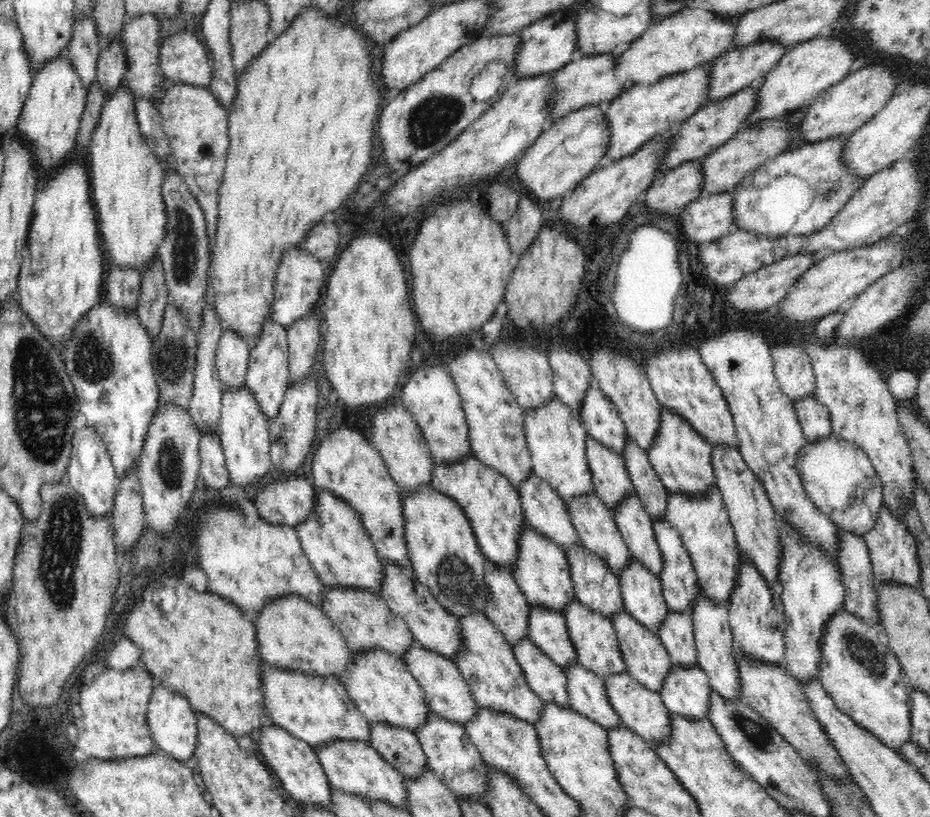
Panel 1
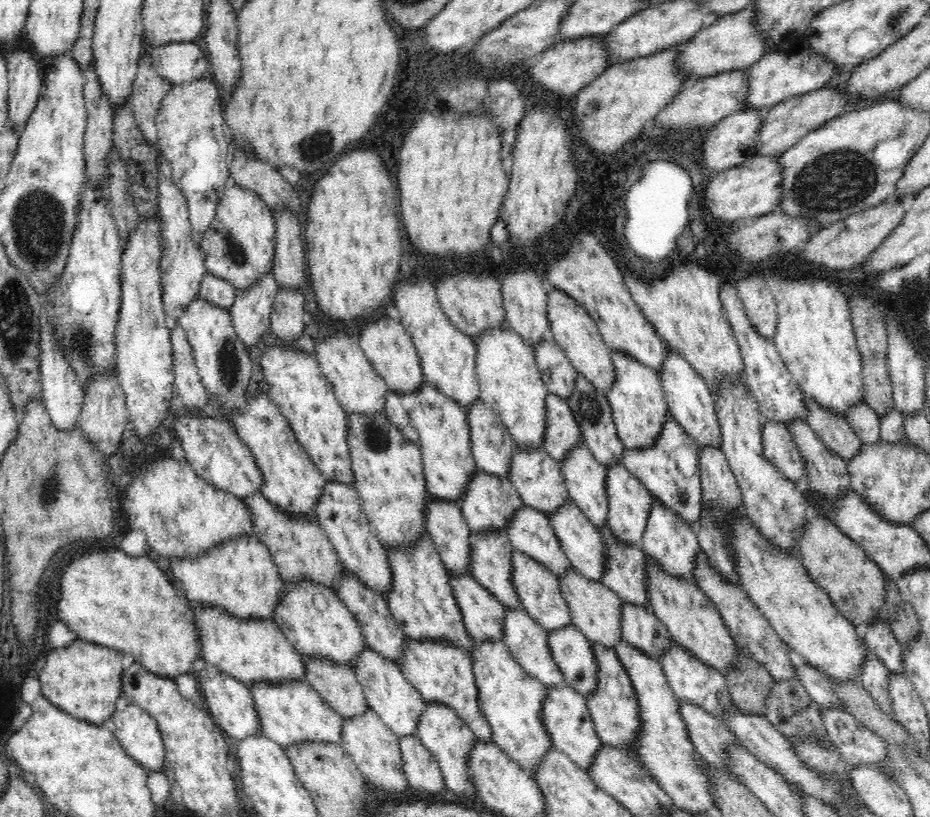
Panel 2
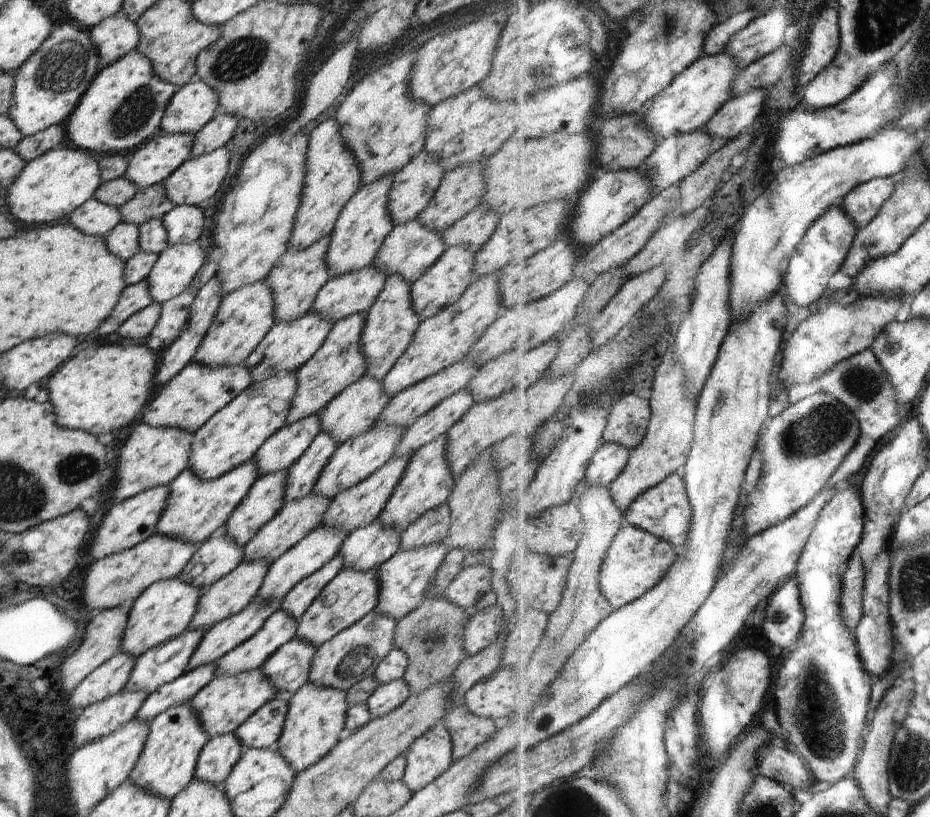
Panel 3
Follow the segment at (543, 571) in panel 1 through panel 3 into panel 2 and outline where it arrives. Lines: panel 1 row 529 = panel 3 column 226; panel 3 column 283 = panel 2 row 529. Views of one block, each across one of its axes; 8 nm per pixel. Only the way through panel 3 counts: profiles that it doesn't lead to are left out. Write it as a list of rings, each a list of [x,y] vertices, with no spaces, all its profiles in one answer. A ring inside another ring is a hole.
[[[479,469],[474,472],[472,480],[468,480],[468,486],[464,488],[464,496],[460,498],[459,504],[463,517],[473,533],[488,532],[488,530],[489,532],[494,530],[505,532],[508,520],[514,516],[518,508],[525,505],[510,479],[492,476]]]

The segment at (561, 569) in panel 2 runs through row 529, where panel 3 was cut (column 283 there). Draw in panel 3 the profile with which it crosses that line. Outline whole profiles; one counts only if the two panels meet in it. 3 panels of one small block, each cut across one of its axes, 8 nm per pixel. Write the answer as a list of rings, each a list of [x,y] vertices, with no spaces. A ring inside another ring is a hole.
[[[310,493],[302,500],[295,500],[294,502],[285,502],[284,506],[278,511],[278,514],[267,522],[258,530],[258,534],[243,547],[244,558],[242,562],[252,560],[266,560],[266,564],[270,566],[279,556],[284,552],[288,552],[290,548],[294,548],[299,540],[306,538],[312,530],[320,525],[320,520],[324,516],[324,512],[330,506],[330,498],[326,496],[316,496]]]

